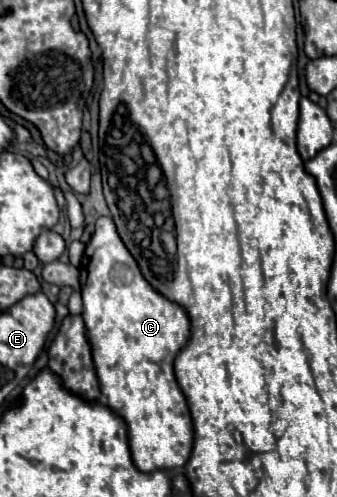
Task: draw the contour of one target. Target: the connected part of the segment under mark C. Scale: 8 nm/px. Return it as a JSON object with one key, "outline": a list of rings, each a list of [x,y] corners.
{"outline":[[[110,217],[96,221],[96,231],[86,245],[84,259],[80,263],[82,301],[84,301],[84,325],[88,343],[92,347],[92,359],[100,391],[106,397],[106,405],[126,421],[132,461],[138,471],[162,471],[180,469],[186,465],[192,451],[192,417],[188,411],[186,397],[174,379],[174,357],[190,337],[190,319],[186,311],[156,293],[150,283],[140,275],[136,261],[128,255],[122,239],[116,235],[116,227]]]}

